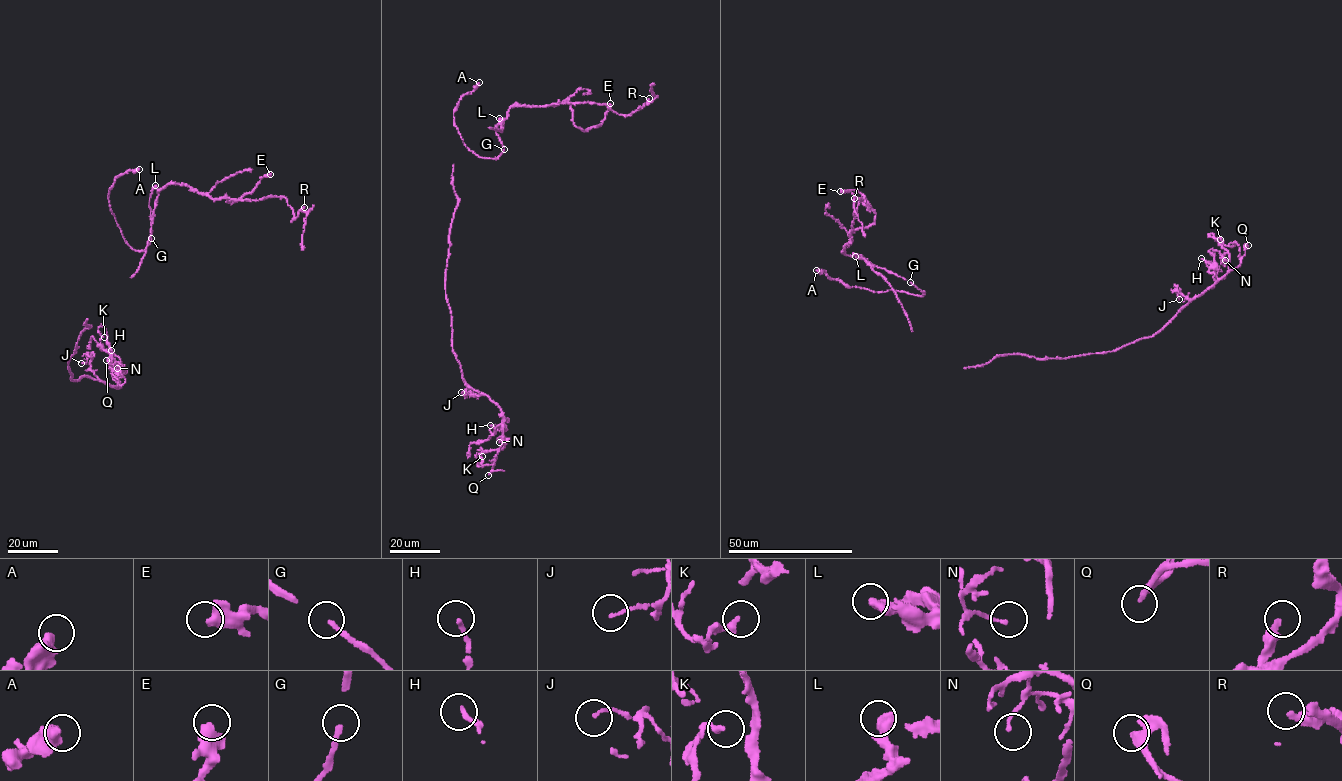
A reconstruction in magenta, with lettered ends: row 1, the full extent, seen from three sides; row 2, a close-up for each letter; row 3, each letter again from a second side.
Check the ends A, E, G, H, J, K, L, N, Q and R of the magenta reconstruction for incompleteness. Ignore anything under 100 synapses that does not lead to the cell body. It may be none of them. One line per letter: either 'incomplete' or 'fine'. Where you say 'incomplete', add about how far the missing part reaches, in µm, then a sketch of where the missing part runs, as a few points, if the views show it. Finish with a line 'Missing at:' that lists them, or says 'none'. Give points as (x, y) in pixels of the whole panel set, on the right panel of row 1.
A: fine
E: fine
G: fine
H: fine
J: fine
K: fine
L: fine
N: fine
Q: fine
R: fine
Missing at: none

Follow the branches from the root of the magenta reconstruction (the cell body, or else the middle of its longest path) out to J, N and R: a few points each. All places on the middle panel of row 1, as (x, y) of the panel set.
J: (454, 164), (458, 202), (449, 236), (446, 299), (452, 350), (465, 380), (480, 394), (461, 392)
N: (454, 164), (458, 202), (445, 287), (452, 347), (468, 385), (504, 416), (502, 441), (508, 439), (499, 442)
R: (454, 164), (488, 127), (502, 132), (502, 120), (512, 107), (598, 103), (627, 115), (649, 98)

